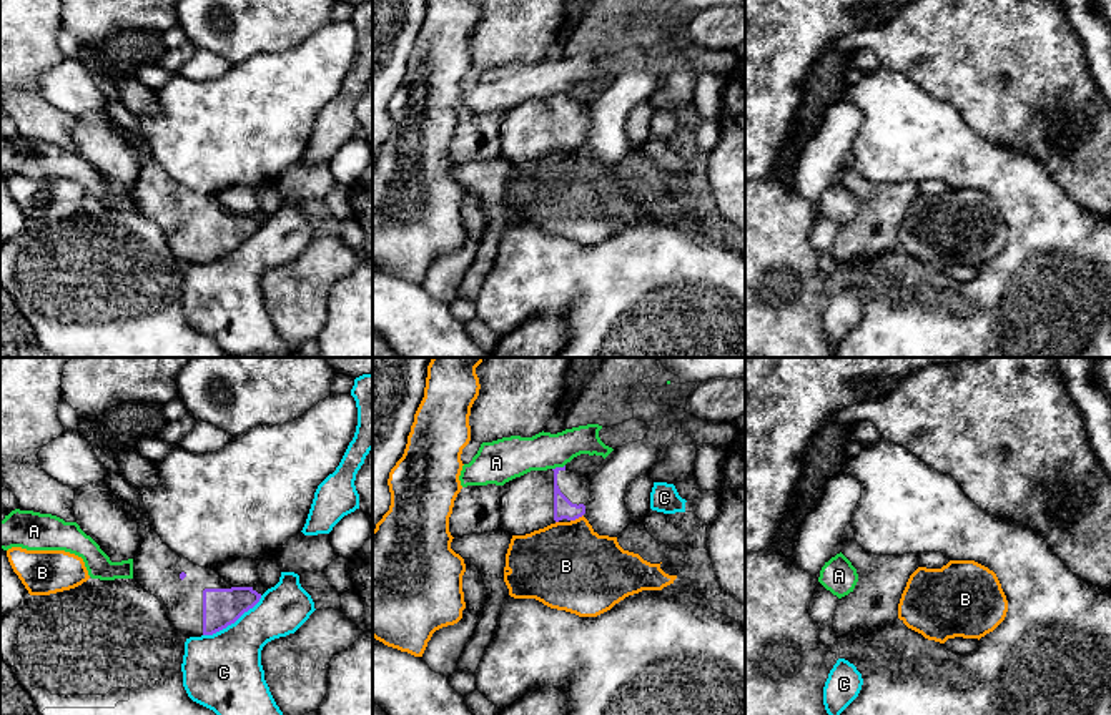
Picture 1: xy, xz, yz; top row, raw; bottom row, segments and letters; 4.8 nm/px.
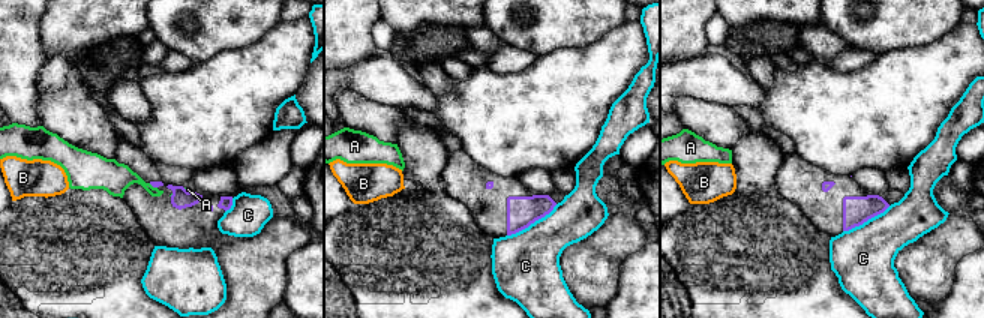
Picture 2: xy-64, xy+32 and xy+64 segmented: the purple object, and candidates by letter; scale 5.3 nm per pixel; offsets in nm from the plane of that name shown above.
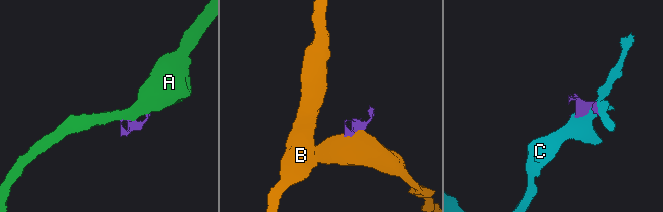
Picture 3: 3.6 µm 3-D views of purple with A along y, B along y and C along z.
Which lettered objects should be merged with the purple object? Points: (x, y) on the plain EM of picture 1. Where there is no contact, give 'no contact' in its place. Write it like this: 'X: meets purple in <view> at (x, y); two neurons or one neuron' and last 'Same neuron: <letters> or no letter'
A: meets purple in xz at (557, 95); two neurons
B: meets purple in xz at (576, 145); two neurons
C: meets purple in xy at (233, 250); two neurons
Same neuron: no letter

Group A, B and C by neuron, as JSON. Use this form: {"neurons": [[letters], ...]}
{"neurons": [["A"], ["B"], ["C"]]}

